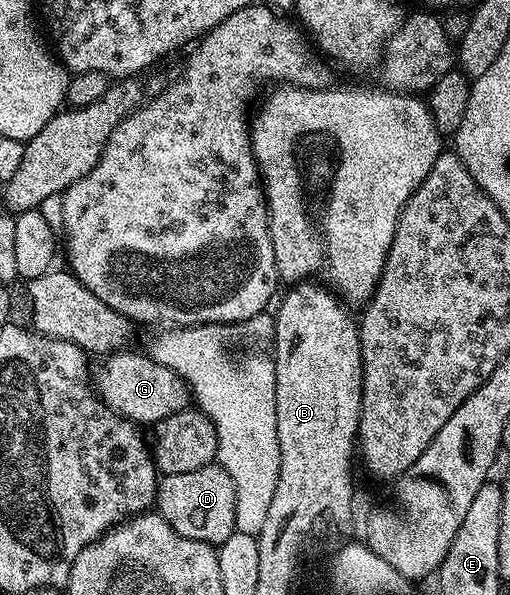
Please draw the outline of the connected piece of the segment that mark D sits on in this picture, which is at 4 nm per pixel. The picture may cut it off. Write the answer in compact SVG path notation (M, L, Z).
M217 462L200 470L188 470L188 474L162 476L156 511L164 517L168 526L172 526L172 530L176 530L176 534L217 546L236 531L236 486Z

